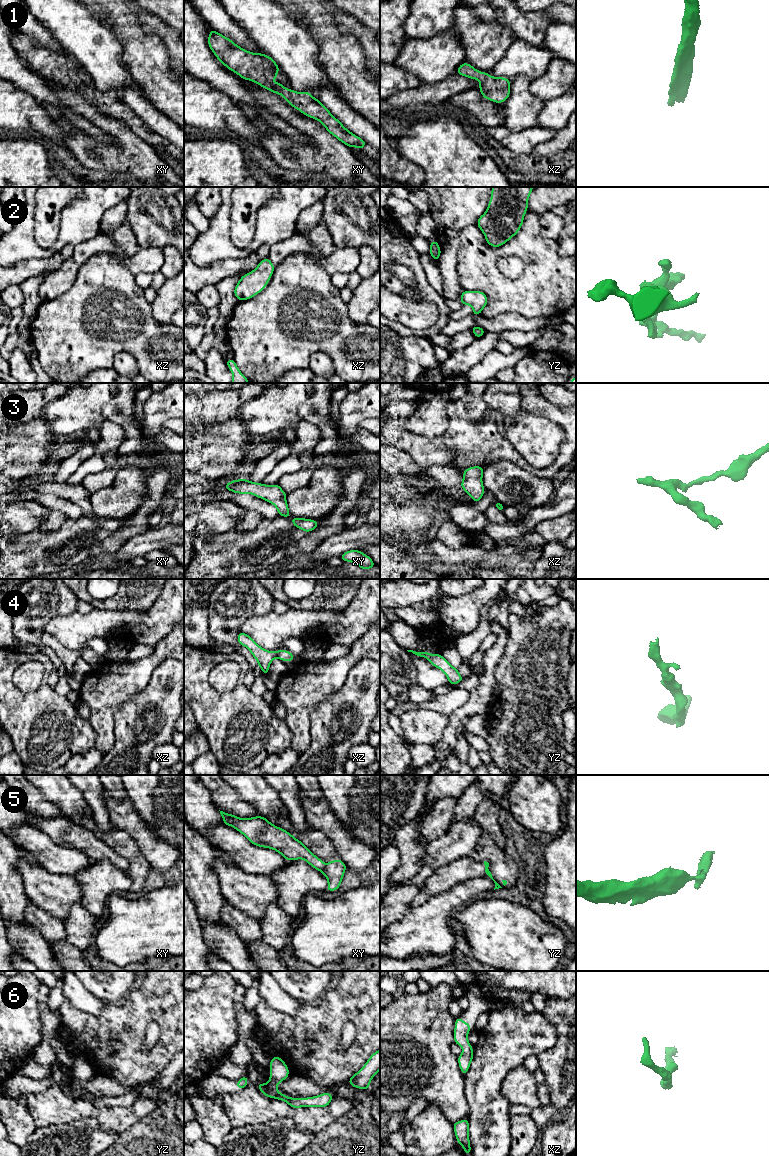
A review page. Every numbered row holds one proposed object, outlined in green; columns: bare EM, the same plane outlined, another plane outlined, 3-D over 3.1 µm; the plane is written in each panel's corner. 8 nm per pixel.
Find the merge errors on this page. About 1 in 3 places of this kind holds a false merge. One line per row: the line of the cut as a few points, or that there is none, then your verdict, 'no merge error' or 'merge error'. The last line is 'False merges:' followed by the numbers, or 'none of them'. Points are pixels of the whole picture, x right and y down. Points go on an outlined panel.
1: no cut | no merge error
2: no cut | no merge error
3: no cut | no merge error
4: no cut | no merge error
5: xy (325, 866), (322, 872) | merge error
6: no cut | no merge error
False merges: 5

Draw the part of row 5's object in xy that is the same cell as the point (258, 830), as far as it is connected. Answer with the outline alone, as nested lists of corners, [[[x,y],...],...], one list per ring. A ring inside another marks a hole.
[[[219,810],[220,811],[220,810]],[[220,811],[223,824],[242,833],[249,842],[258,847],[269,848],[280,853],[286,860],[303,859],[323,873],[325,863],[314,855],[300,840],[283,828],[276,827],[265,817],[239,818]]]

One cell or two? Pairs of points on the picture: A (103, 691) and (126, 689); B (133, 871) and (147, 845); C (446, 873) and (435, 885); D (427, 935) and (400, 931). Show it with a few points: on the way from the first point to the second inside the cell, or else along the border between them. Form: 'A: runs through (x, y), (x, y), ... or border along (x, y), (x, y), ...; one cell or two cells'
A: runs through (109, 690), (120, 689); one cell
B: border along (128, 835), (135, 841), (144, 859), (151, 867); two cells
C: runs through (444, 876), (438, 882); one cell
D: runs through (420, 931), (414, 929), (407, 931); one cell

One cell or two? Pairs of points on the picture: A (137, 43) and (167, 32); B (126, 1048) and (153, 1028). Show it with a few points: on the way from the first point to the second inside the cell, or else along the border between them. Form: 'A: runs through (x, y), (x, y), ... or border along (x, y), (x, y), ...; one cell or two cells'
A: border along (140, 20), (145, 31), (163, 42), (169, 56); two cells
B: border along (153, 1021), (146, 1032), (146, 1051); two cells

